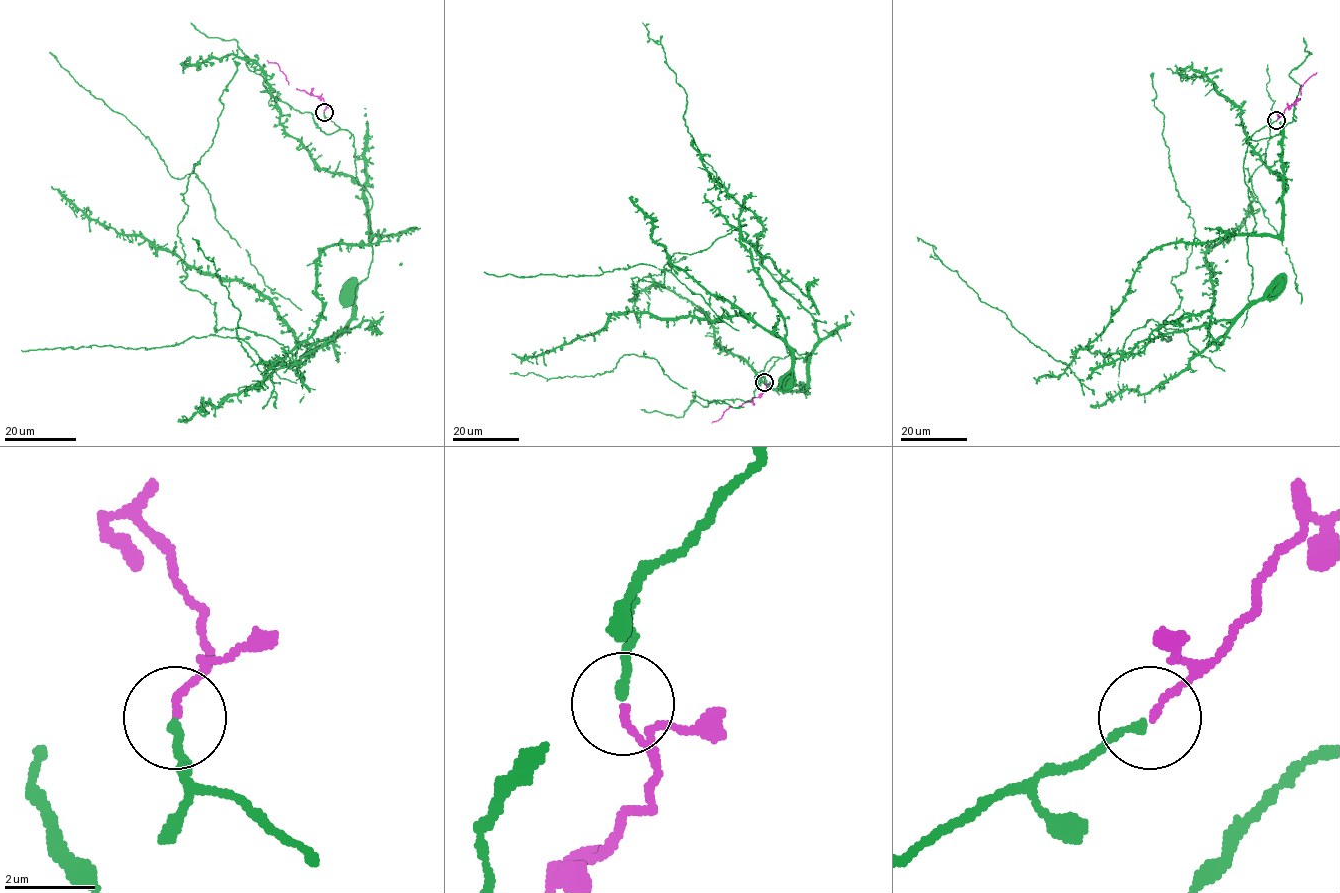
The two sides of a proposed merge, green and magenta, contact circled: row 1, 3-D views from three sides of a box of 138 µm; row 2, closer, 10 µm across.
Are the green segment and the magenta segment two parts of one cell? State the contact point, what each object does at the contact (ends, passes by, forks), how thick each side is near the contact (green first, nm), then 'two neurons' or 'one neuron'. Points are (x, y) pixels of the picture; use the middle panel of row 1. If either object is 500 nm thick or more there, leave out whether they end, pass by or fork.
(764, 382) | green ends | magenta ends | 190/140 nm | one neuron

